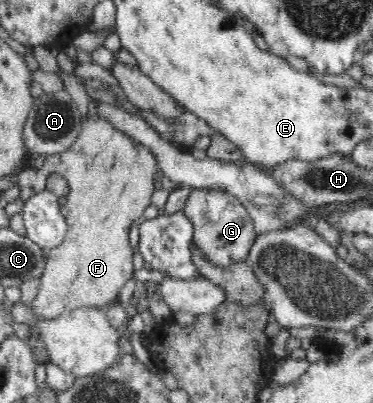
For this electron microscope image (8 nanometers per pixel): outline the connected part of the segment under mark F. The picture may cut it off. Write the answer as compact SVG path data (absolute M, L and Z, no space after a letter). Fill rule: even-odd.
M87 114L81 118L77 138L65 152L47 156L40 169L28 166L18 173L19 200L26 201L31 195L37 194L45 186L46 177L52 173L63 175L68 182L69 213L66 216L67 232L61 244L48 251L38 292L31 302L31 316L39 322L57 320L63 314L79 308L94 309L112 304L119 297L119 290L134 273L134 226L145 208L151 204L151 196L155 190L153 183L161 174L161 168L155 153L149 147L135 141L133 137L127 137L127 133L113 129L113 125L105 117Z

